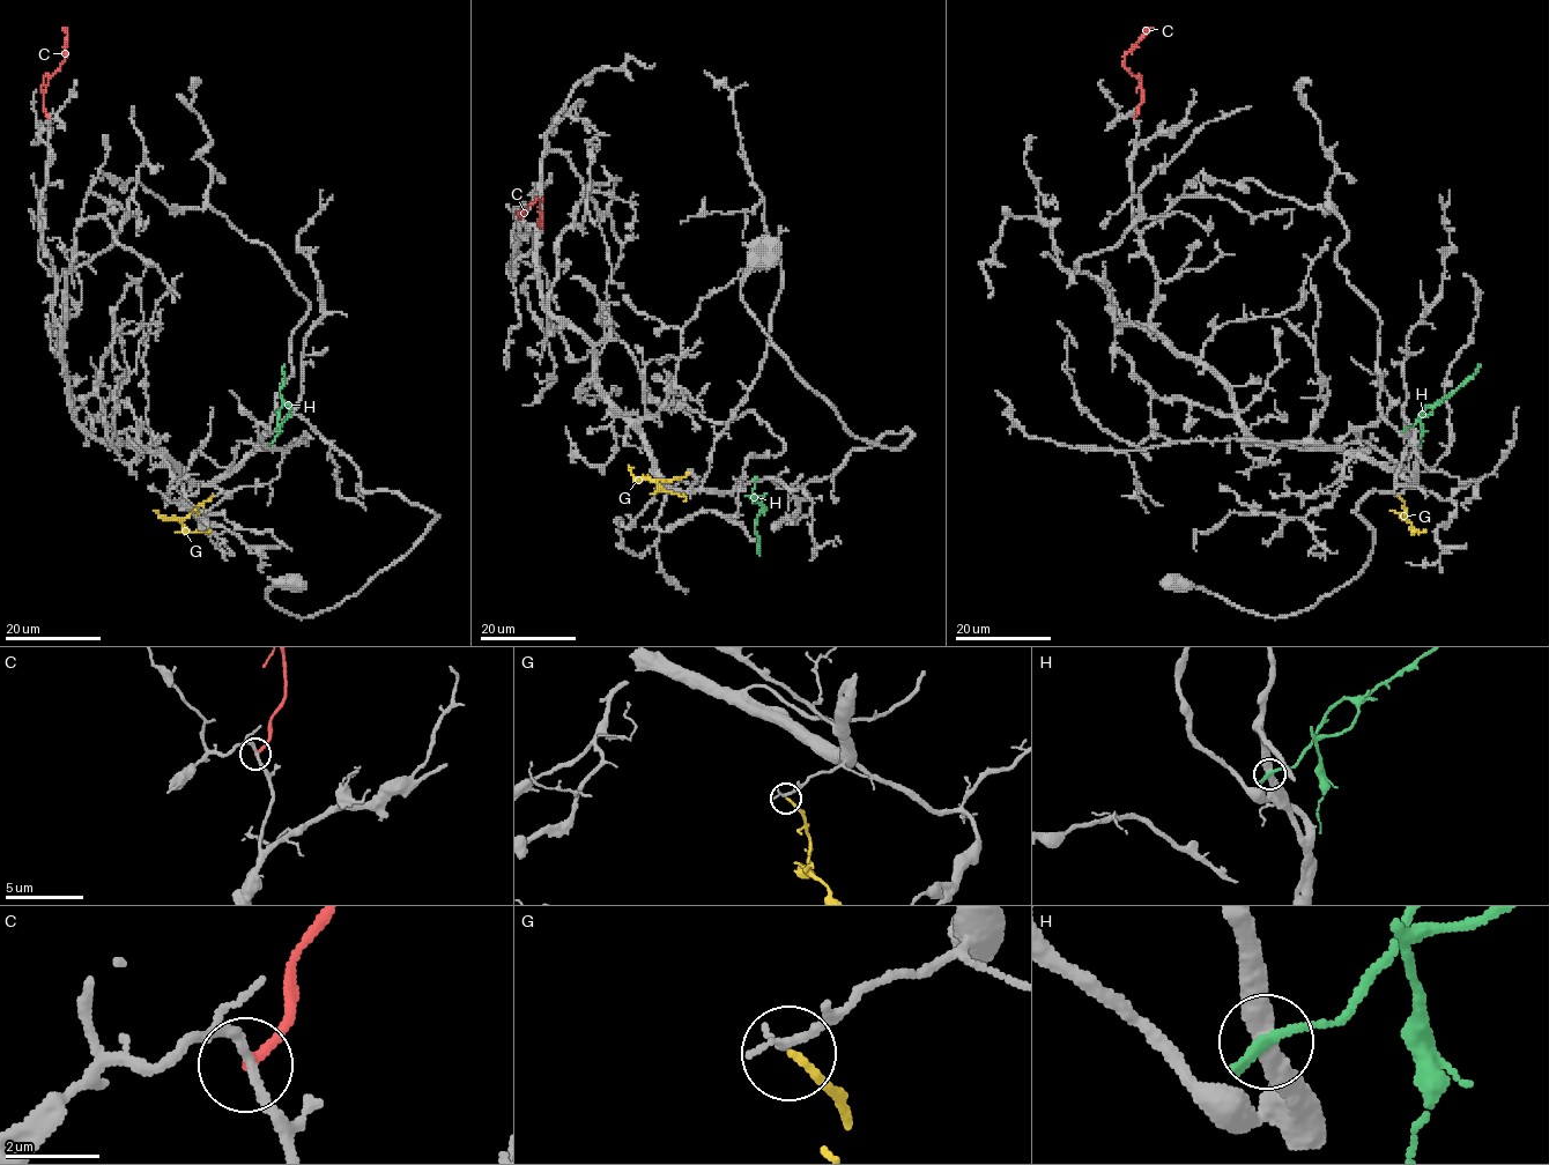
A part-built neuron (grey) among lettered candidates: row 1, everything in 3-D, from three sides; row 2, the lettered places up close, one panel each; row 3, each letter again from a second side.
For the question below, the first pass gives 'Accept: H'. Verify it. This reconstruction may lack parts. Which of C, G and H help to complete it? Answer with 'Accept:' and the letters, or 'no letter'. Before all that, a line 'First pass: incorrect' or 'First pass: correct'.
First pass: incorrect
Accept: G

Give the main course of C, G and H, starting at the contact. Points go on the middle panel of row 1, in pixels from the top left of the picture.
C: (524, 208), (519, 217), (534, 200), (540, 199), (542, 229)
G: (686, 473), (679, 479), (656, 481), (662, 489), (683, 495), (686, 501)
H: (755, 481), (753, 498), (762, 506), (755, 522), (758, 555)

